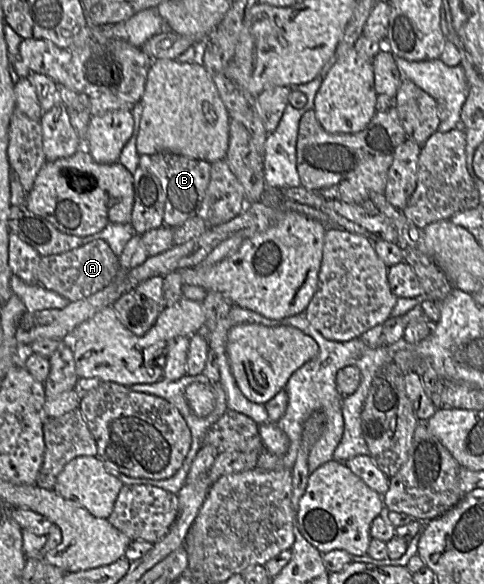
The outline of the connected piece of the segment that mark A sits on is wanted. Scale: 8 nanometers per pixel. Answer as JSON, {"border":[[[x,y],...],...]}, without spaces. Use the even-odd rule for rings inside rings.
{"border":[[[97,239],[60,254],[41,256],[38,283],[58,293],[69,302],[75,302],[107,287],[115,280],[119,269],[119,258],[105,241]]]}

